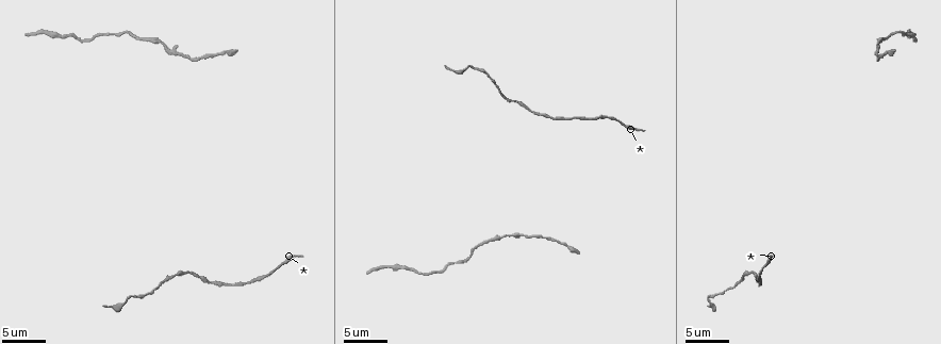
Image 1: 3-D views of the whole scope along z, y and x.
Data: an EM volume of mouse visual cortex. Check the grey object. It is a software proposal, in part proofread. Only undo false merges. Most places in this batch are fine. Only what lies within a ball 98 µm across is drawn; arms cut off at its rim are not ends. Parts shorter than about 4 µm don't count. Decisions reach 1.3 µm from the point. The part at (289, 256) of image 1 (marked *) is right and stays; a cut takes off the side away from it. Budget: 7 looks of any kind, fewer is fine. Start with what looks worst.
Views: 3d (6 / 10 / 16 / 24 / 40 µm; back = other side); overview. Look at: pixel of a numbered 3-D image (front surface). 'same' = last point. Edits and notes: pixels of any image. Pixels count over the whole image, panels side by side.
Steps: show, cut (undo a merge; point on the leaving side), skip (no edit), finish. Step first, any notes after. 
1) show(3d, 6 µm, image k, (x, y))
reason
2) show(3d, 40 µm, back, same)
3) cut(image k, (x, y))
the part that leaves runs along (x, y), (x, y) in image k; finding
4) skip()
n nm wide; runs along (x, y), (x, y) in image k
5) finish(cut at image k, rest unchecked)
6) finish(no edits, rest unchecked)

show(3d, 10 µm, image 1, (145, 41))
thick turns thin

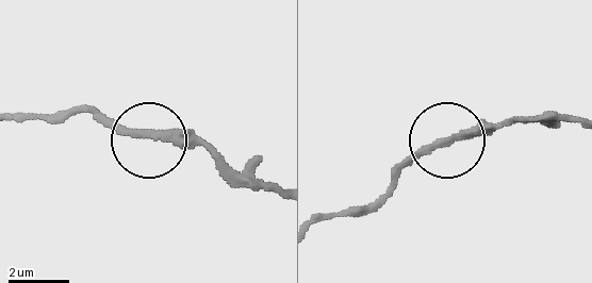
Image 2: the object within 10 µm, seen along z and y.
skip()
one cell here

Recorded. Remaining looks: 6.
show(3d, 16 µm, image 1, (450, 264))
thin neck

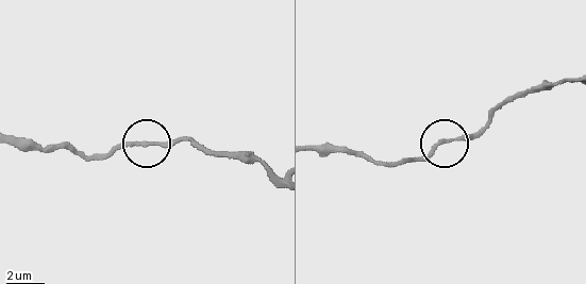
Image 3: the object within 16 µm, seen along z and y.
show(3d, 16 µm, back, image 3, (449, 139))
from behind

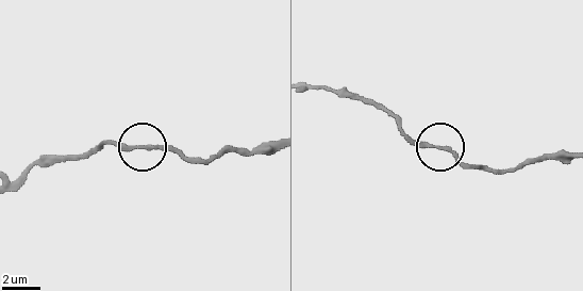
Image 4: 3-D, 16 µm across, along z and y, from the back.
skip()
190 nm wide; continuous, no second cell

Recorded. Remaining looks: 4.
show(3d, 10 µm, image 1, (172, 277))
a narrow waist

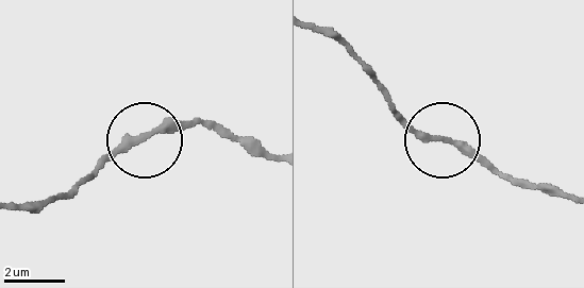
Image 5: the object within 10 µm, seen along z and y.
skip()
230 nm wide; runs along (272, 155), (173, 119), (120, 150), (93, 178) in image 5; one cell here

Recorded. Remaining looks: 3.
show(3d, 6 µm, image 1, (549, 118))
thin neck

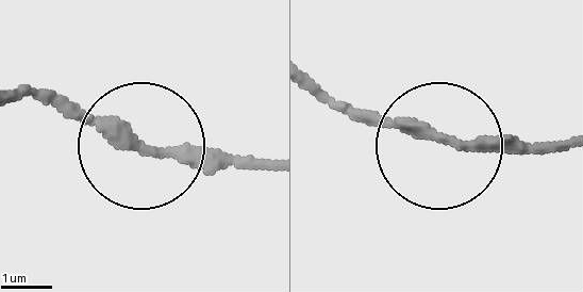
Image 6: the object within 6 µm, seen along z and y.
show(3d, 6 µm, back, image 6, (446, 139))
from behind

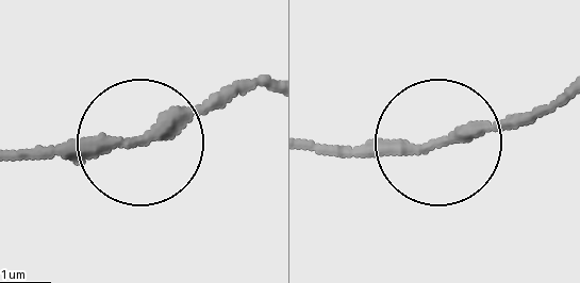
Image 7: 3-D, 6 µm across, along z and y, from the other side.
skip()
runs along (308, 150), (410, 150), (532, 116) in image 7; continuous, no second cell

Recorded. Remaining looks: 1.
finish(no edits, rest unchecked)

